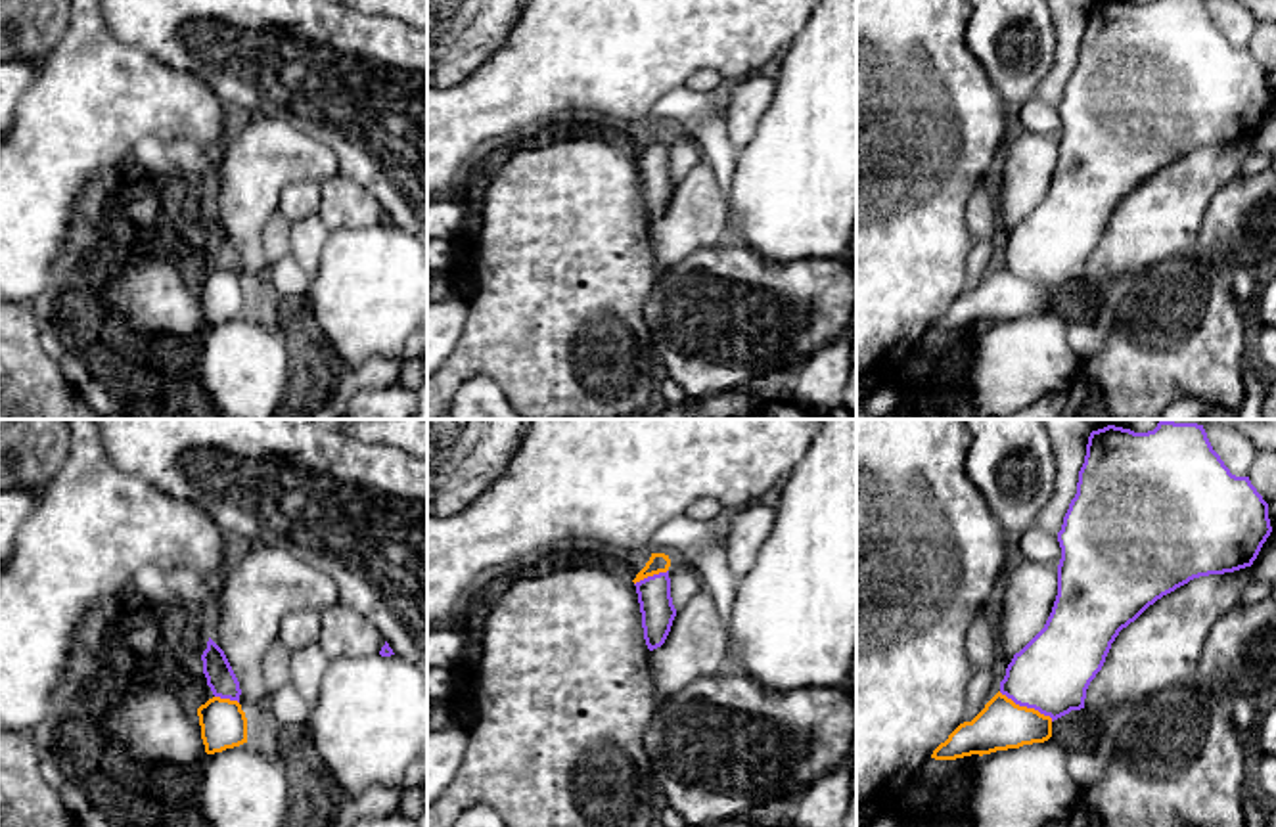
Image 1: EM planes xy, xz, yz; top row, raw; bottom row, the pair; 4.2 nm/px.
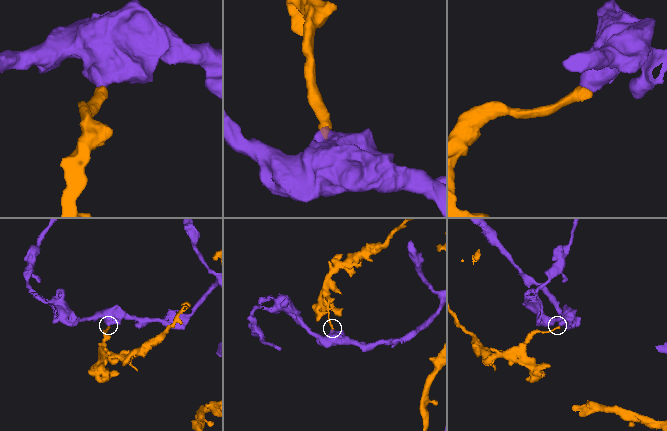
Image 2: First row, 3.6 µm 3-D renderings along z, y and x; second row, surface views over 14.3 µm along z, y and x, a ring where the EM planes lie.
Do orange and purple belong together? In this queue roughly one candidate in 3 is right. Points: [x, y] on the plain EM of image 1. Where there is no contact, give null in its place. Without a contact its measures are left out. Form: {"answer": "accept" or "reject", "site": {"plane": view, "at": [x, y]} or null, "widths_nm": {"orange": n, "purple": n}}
{"answer": "reject", "site": {"plane": "yz", "at": [1025, 278]}, "widths_nm": {"orange": 200, "purple": 320}}

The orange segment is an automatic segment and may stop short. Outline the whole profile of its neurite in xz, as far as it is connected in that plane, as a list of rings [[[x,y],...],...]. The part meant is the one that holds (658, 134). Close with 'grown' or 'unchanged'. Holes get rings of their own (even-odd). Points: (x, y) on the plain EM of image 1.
[[[651,124],[649,132],[646,134],[646,138],[636,145],[636,149],[632,151],[634,155],[648,149],[648,147],[653,147],[653,145],[659,145],[659,144],[667,144],[671,138],[671,130],[669,126],[665,124]]] | unchanged

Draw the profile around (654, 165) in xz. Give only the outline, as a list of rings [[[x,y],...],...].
[[[669,142],[648,147],[634,157],[642,184],[644,211],[648,220],[653,222],[665,214],[676,188]]]

